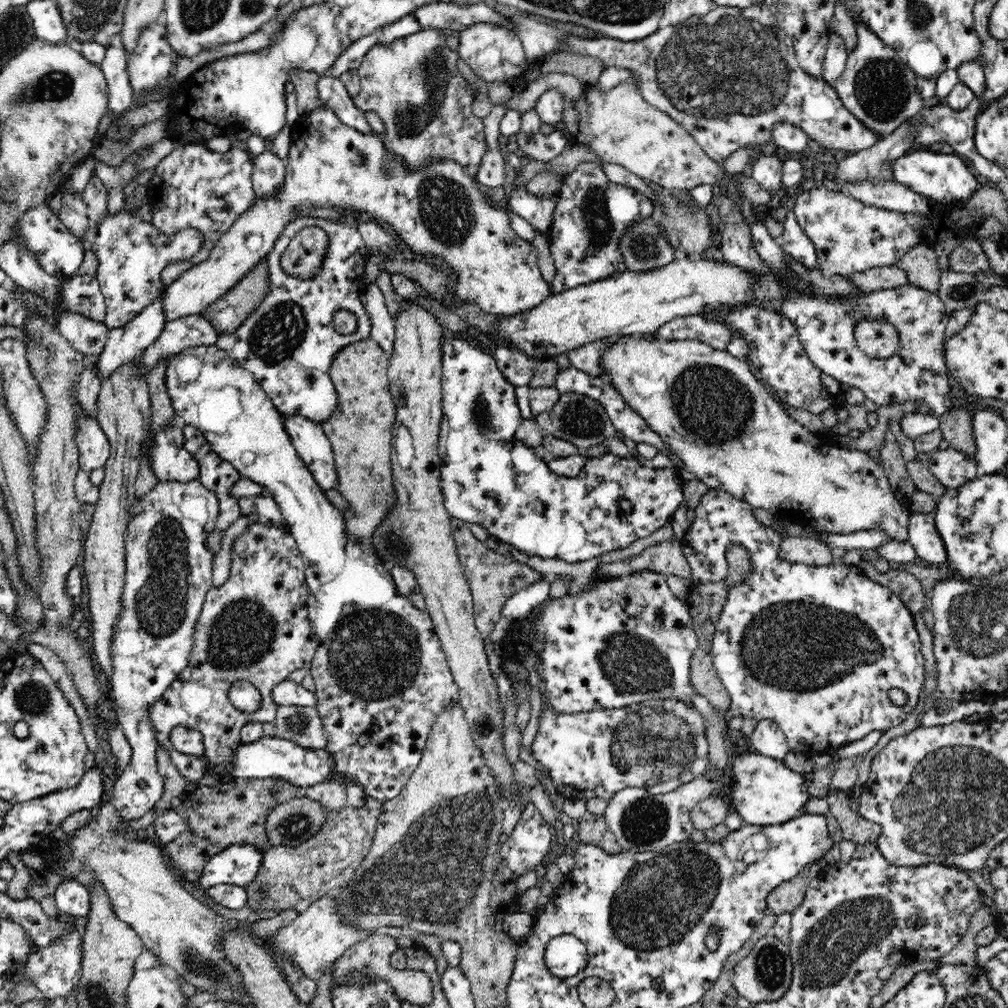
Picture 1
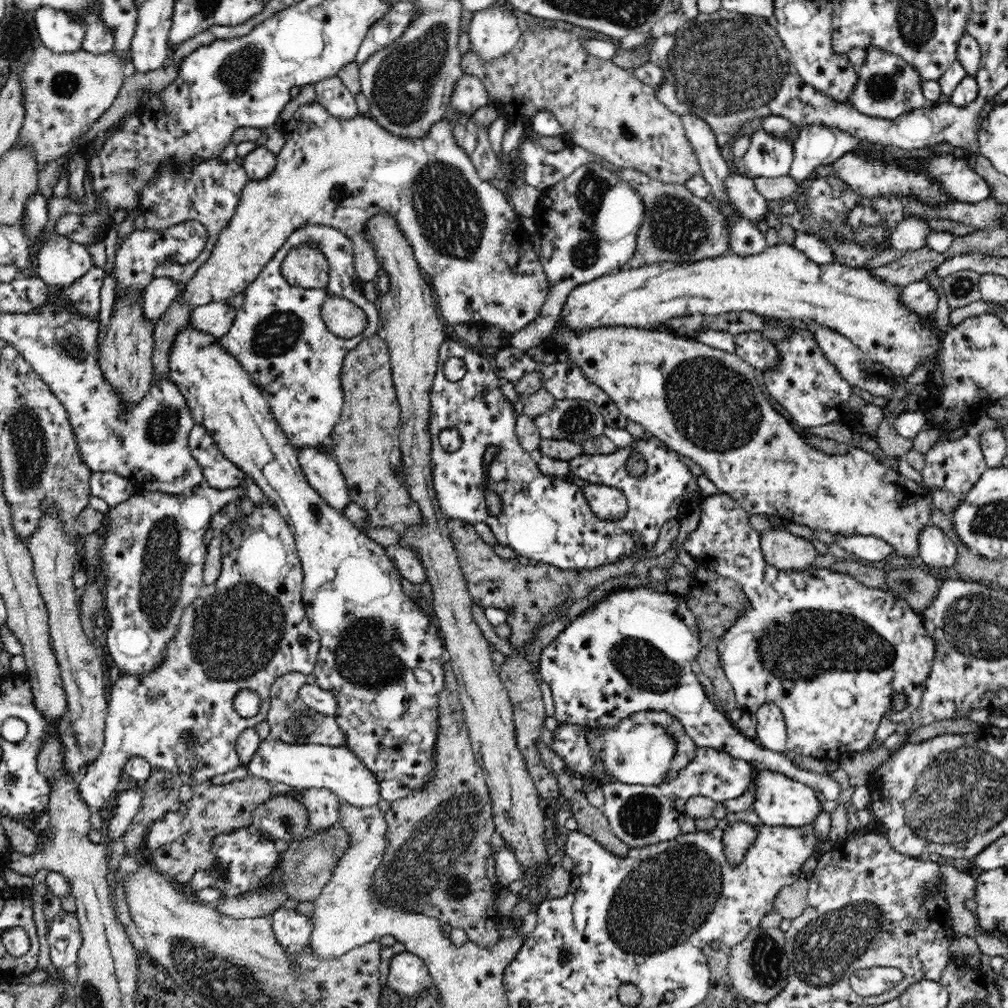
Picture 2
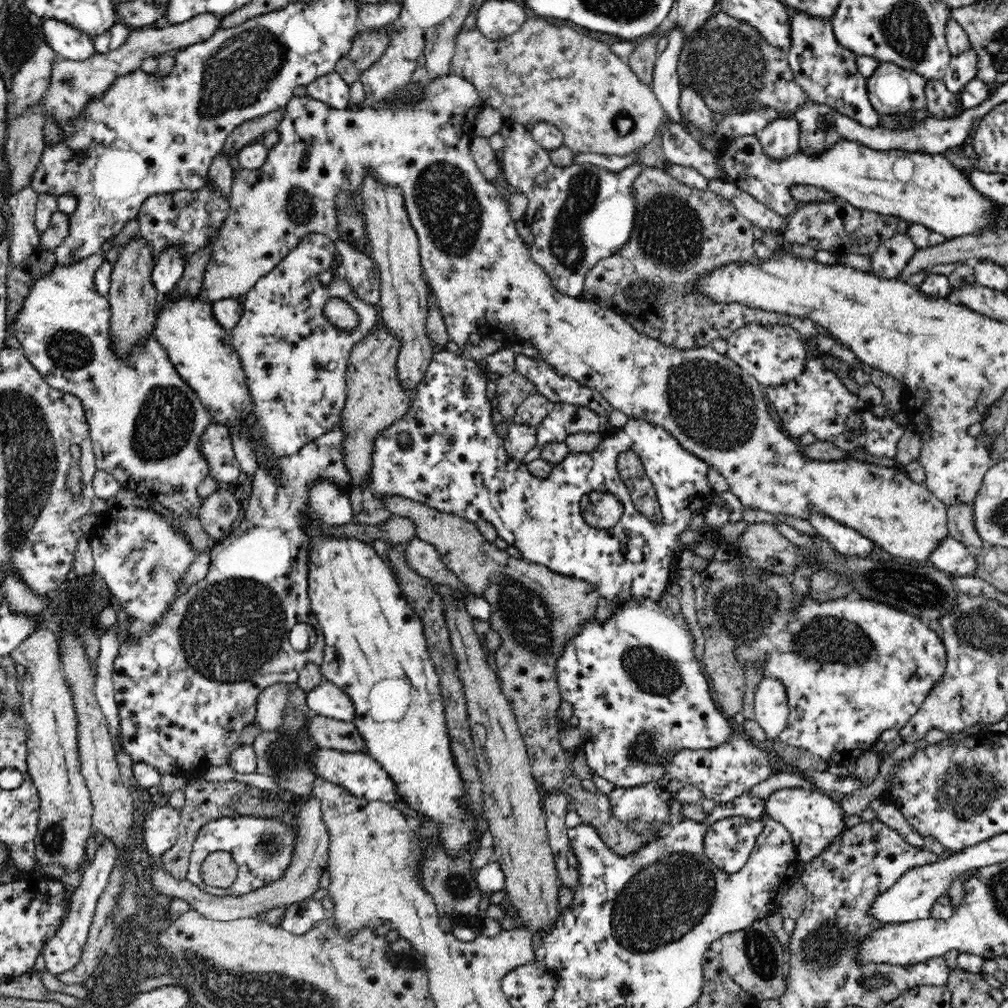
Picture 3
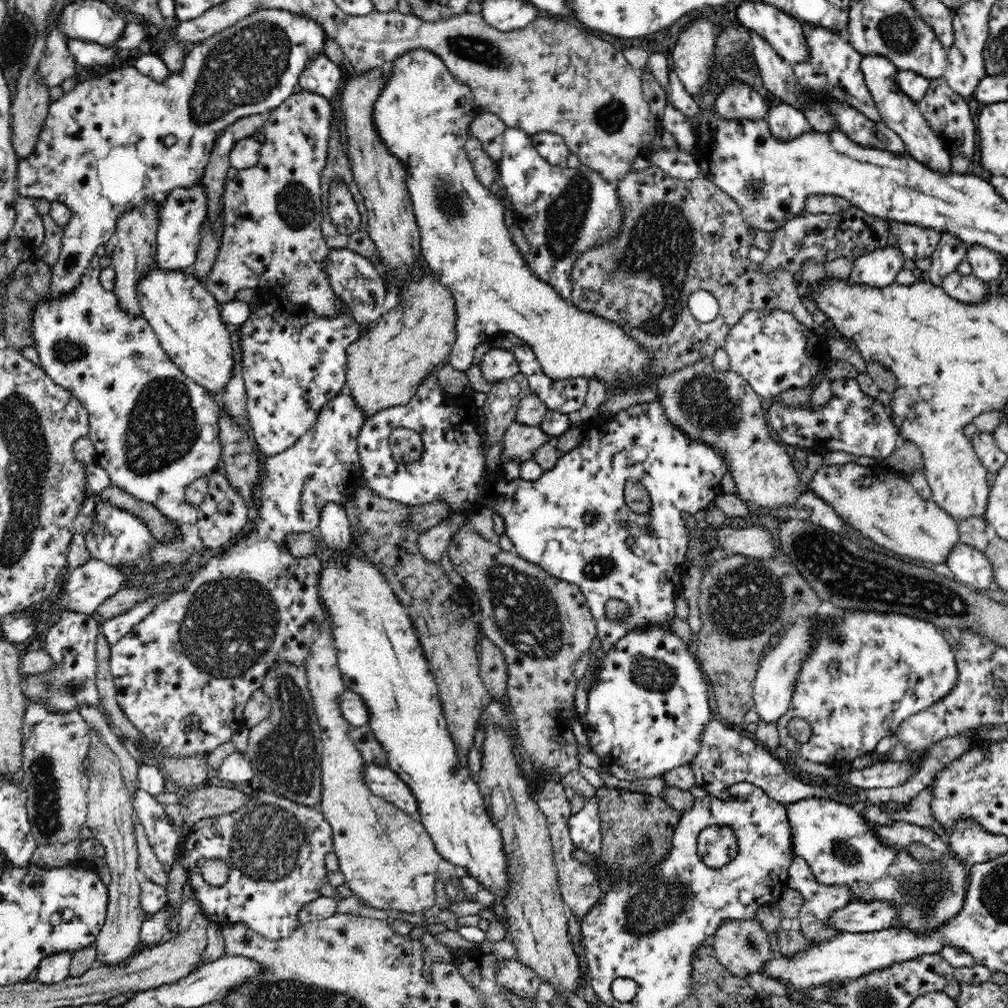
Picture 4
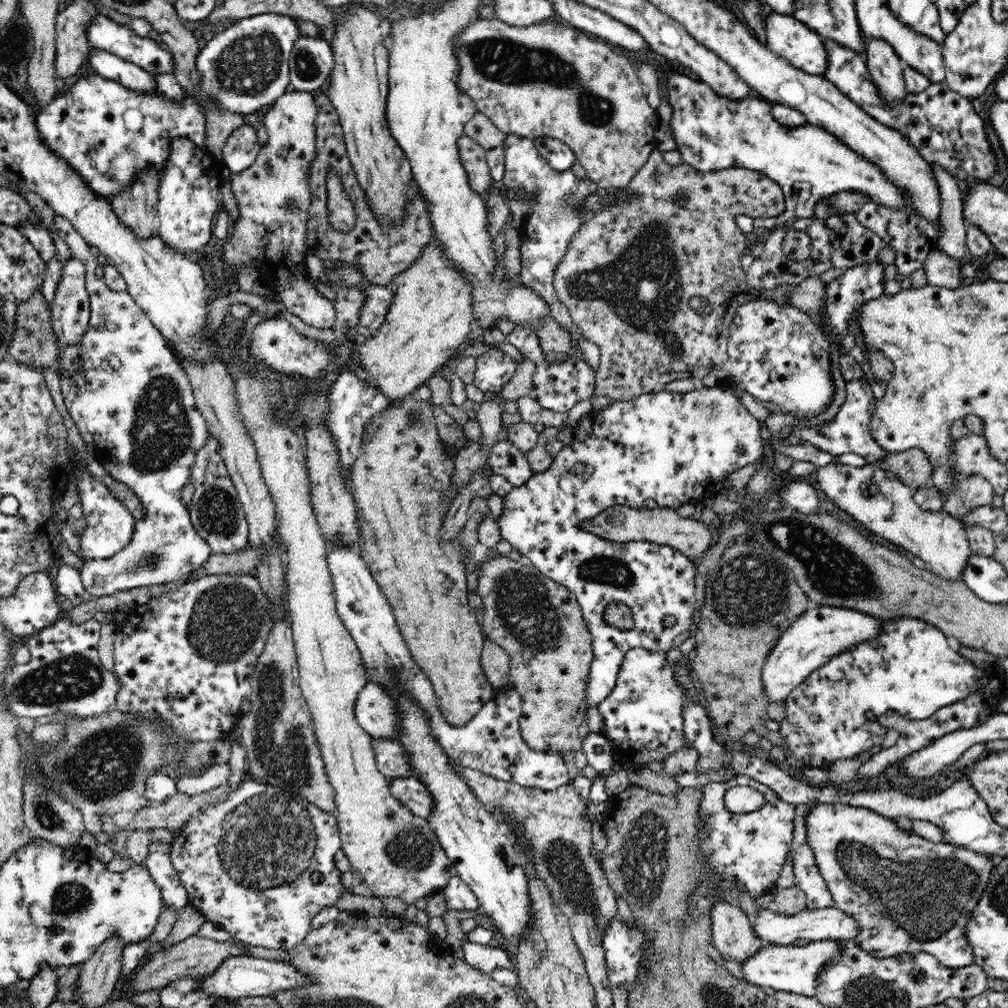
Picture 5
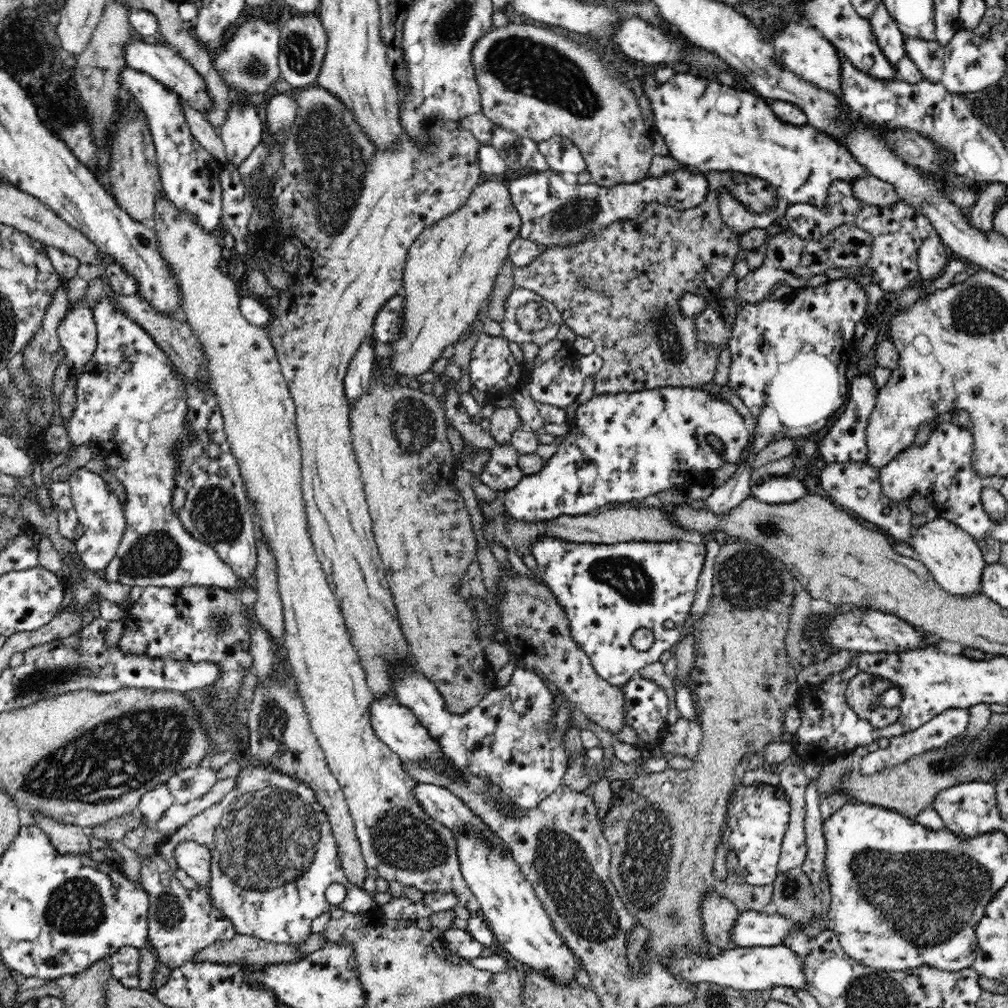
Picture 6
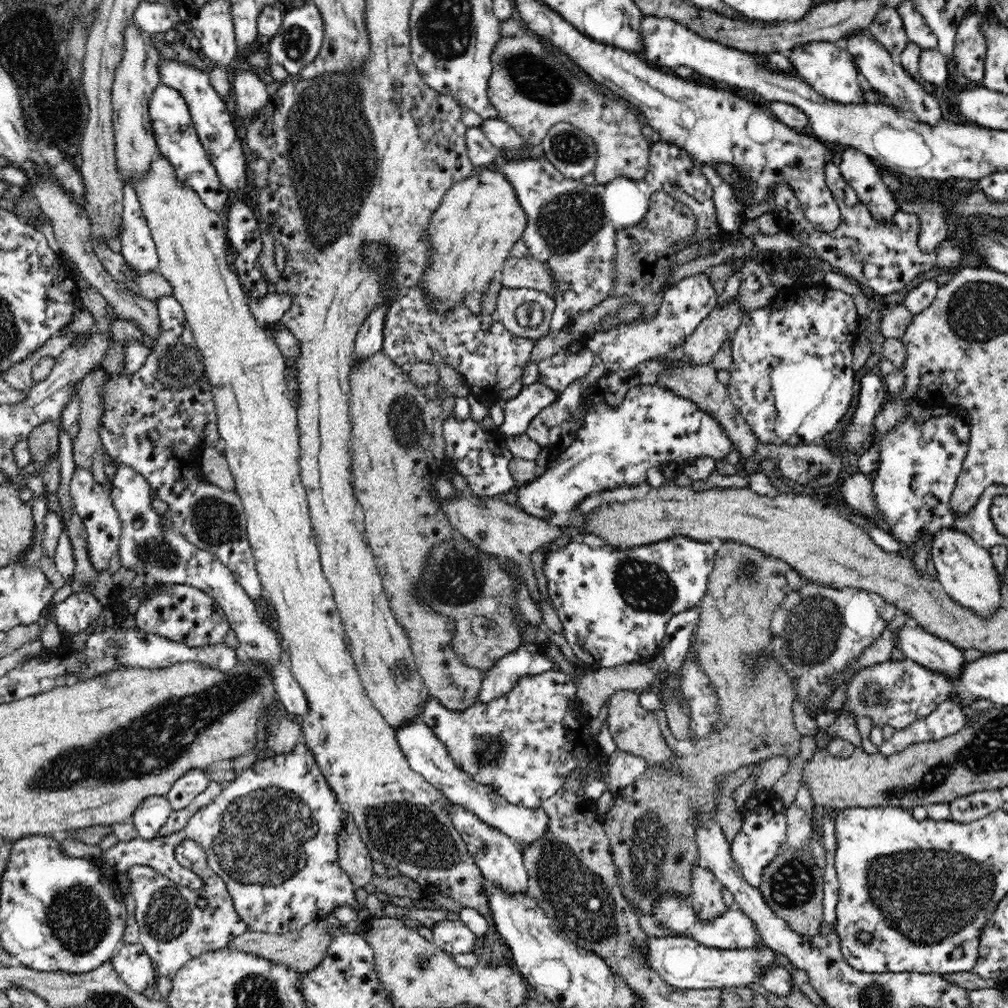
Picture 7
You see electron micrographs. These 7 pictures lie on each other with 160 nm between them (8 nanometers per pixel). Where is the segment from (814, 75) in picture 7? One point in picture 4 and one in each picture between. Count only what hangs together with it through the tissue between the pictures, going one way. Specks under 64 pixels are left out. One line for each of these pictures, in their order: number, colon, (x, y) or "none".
4: (782, 33)
5: (788, 38)
6: (799, 47)

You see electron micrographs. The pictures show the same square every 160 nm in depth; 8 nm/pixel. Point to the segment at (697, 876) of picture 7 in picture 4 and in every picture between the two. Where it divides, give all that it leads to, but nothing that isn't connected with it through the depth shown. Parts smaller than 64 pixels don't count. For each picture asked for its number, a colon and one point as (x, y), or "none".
4: (742, 946)
5: (731, 928)
6: (718, 913)

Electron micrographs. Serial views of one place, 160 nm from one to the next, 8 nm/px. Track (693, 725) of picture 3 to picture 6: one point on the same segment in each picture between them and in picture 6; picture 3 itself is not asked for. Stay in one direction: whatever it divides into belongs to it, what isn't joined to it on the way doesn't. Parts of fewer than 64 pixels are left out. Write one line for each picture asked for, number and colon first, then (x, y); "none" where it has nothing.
4: (647, 712)
5: (643, 716)
6: (646, 702)

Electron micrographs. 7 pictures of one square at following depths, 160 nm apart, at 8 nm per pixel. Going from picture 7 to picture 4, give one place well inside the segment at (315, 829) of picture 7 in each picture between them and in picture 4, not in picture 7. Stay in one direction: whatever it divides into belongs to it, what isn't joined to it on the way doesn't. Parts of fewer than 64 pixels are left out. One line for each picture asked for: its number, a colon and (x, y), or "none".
4: (275, 848)
5: (246, 862)
6: (273, 855)

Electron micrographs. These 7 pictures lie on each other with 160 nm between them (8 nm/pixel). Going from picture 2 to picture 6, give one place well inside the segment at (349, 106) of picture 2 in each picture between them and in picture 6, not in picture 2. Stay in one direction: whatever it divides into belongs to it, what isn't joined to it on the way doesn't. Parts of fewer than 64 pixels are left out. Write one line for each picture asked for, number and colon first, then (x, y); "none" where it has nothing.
3: (332, 89)
4: (321, 76)
5: (311, 62)
6: (303, 41)

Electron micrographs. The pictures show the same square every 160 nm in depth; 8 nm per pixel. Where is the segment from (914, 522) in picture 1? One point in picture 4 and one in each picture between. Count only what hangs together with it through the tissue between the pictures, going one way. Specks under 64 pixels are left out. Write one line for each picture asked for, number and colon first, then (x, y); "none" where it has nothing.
2: (935, 548)
3: (952, 556)
4: (970, 566)

